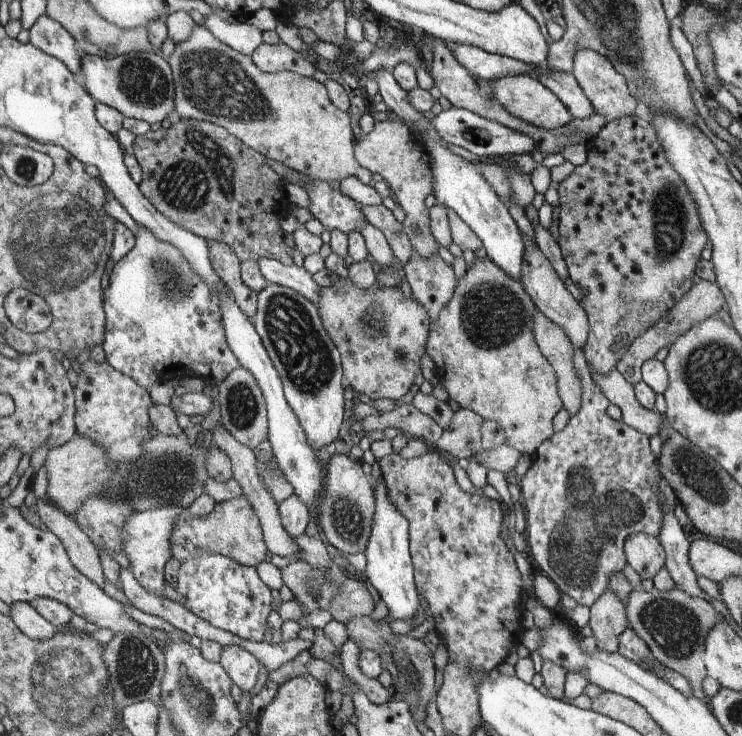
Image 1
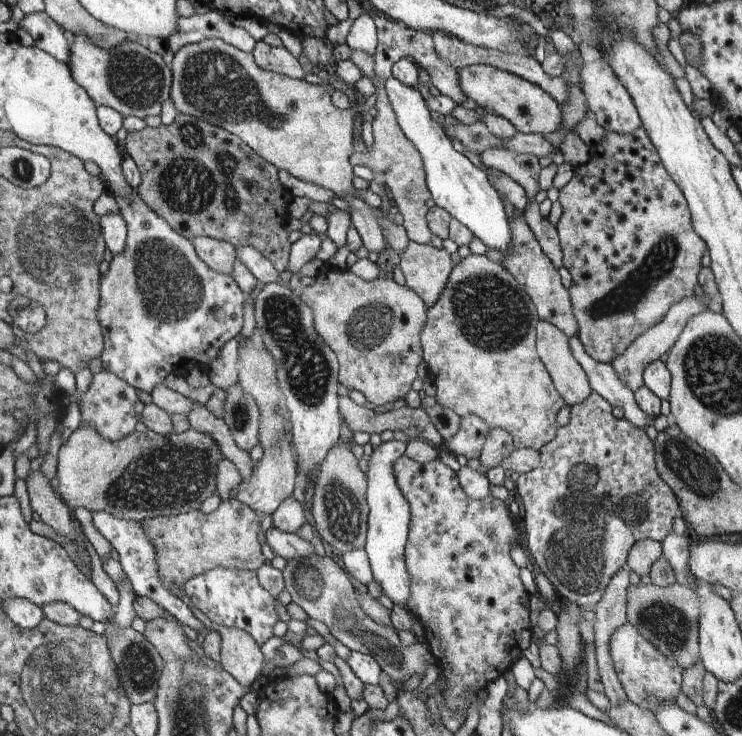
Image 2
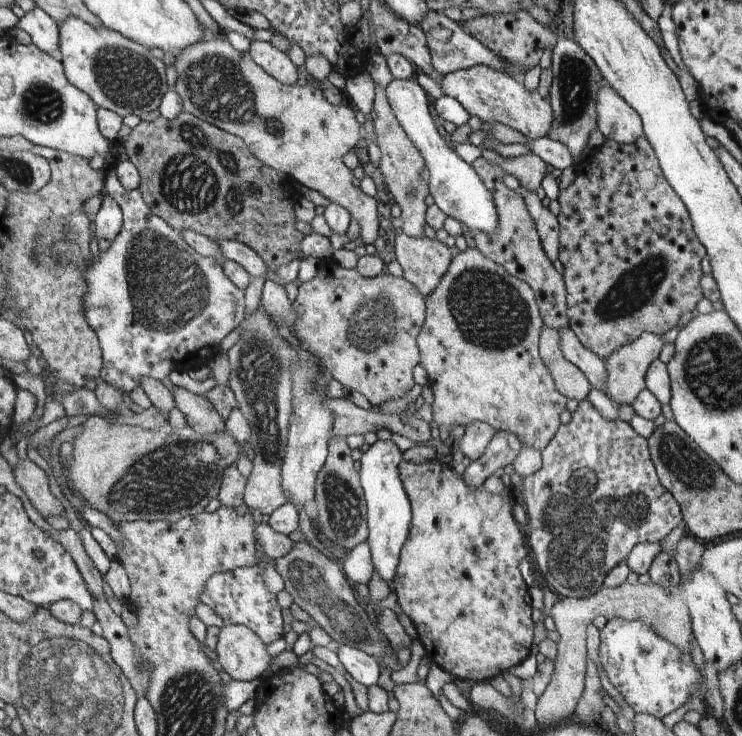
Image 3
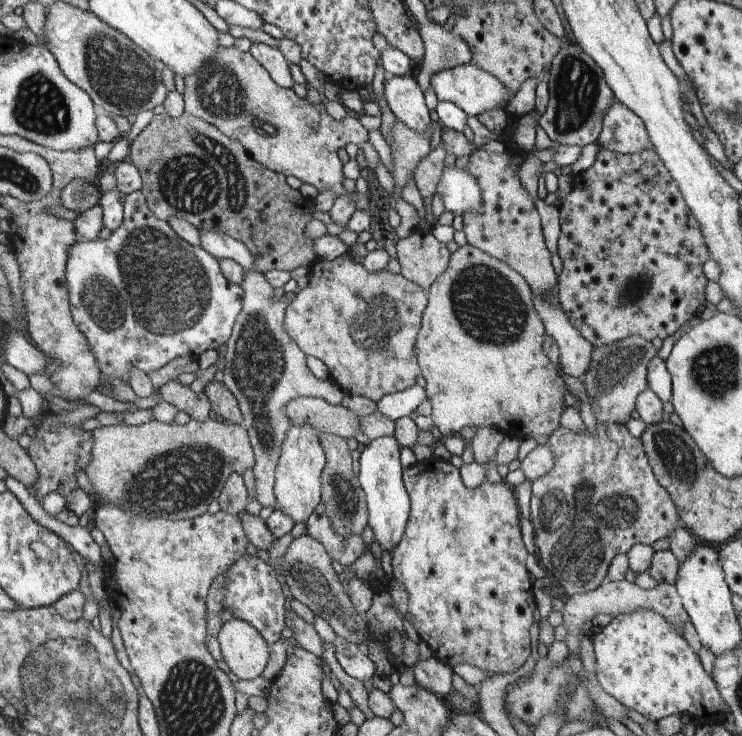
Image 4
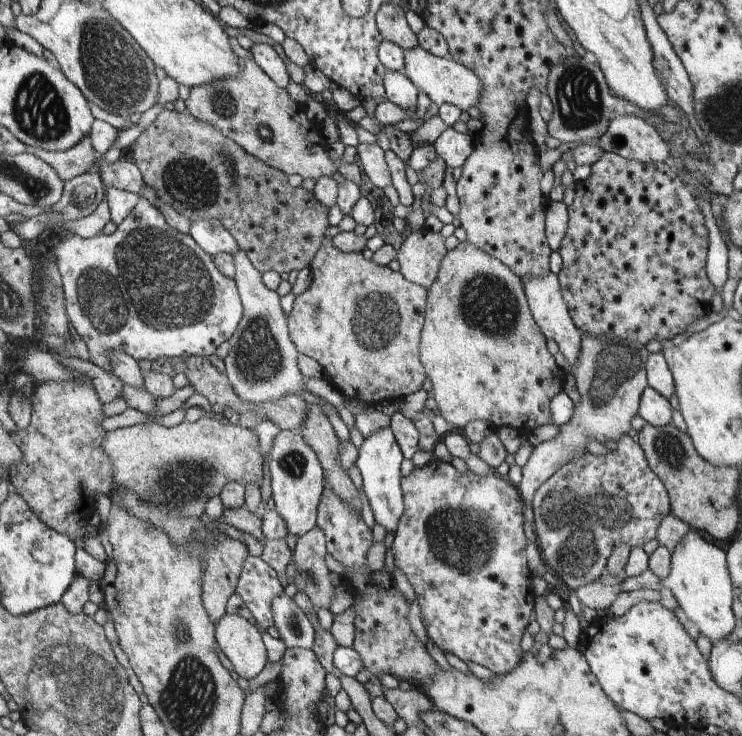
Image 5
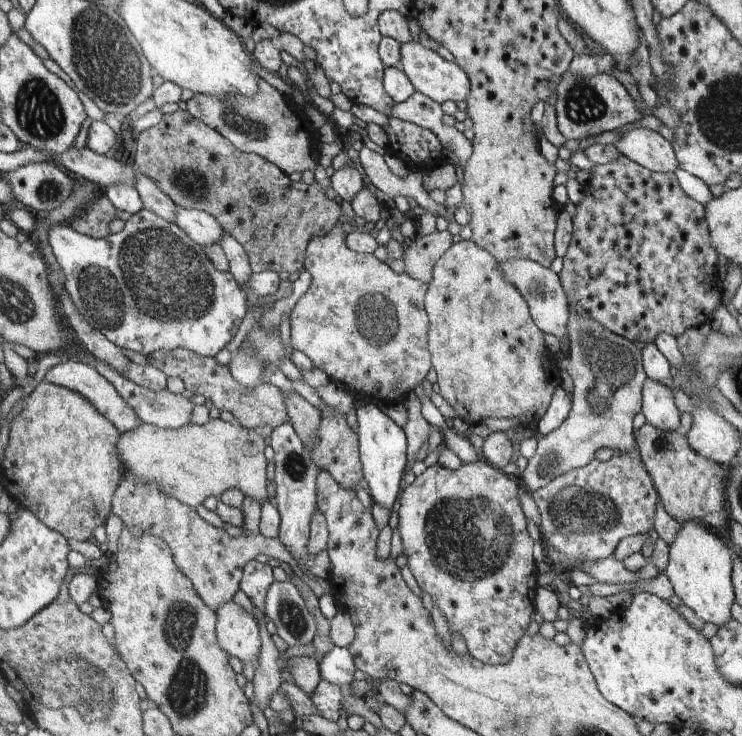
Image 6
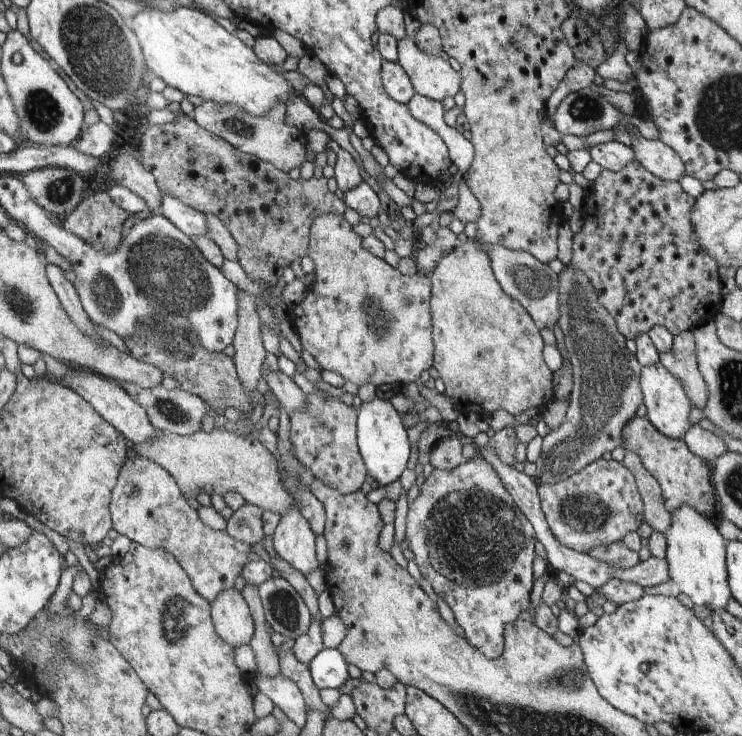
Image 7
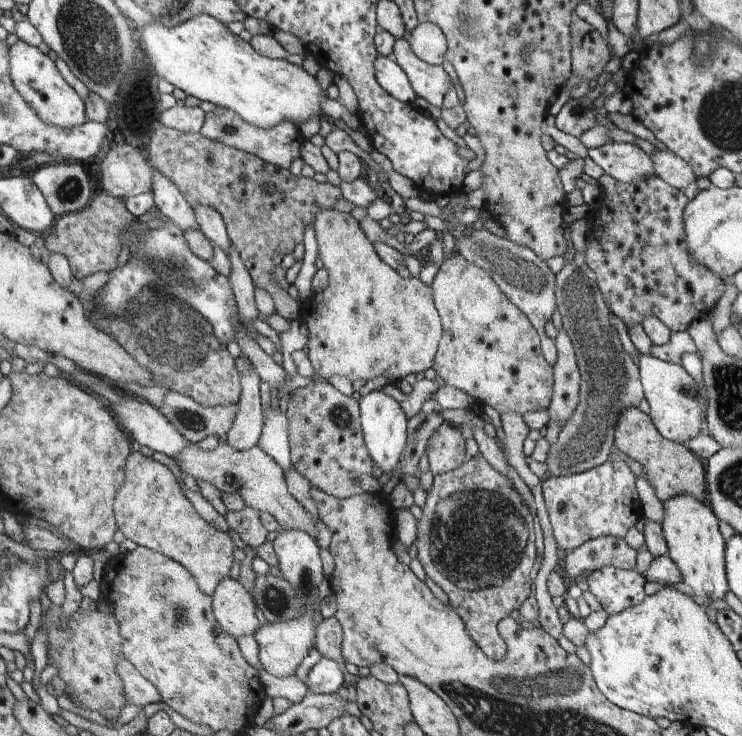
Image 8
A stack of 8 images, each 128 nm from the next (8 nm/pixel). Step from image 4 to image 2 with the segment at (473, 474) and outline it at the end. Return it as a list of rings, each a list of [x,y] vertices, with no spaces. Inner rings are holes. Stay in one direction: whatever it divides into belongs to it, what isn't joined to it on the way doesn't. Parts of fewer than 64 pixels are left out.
[[[491,429],[490,436],[483,446],[478,472],[486,475],[490,469],[497,467],[516,448],[513,436],[504,429]]]

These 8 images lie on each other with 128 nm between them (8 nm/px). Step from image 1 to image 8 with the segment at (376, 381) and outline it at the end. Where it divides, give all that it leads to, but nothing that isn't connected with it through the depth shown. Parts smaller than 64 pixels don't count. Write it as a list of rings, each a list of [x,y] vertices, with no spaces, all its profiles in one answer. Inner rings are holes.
[[[324,209],[315,218],[314,230],[319,257],[330,272],[329,286],[315,294],[314,312],[306,316],[305,322],[309,334],[307,355],[317,378],[346,376],[351,381],[368,381],[376,376],[386,376],[397,381],[434,366],[435,354],[442,341],[443,323],[432,287],[419,278],[403,278],[396,269],[386,264],[350,213]]]

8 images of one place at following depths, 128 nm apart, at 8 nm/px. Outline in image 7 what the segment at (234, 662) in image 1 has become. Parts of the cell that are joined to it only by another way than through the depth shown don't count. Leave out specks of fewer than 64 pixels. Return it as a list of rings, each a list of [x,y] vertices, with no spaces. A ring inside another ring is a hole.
[[[235,587],[226,589],[211,602],[216,632],[232,646],[250,644],[255,634],[247,599]]]

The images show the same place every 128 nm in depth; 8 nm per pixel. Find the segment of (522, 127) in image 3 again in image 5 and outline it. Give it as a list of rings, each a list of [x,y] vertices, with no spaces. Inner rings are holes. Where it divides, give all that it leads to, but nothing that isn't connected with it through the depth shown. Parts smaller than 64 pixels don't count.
[[[420,45],[413,49],[406,49],[405,67],[407,77],[415,83],[419,89],[430,98],[436,106],[447,103],[456,105],[462,111],[467,111],[470,106],[478,106],[480,98],[482,98],[484,86],[482,80],[478,78],[475,71],[465,67],[463,63],[459,63],[454,58],[437,57],[430,51],[426,51]]]

